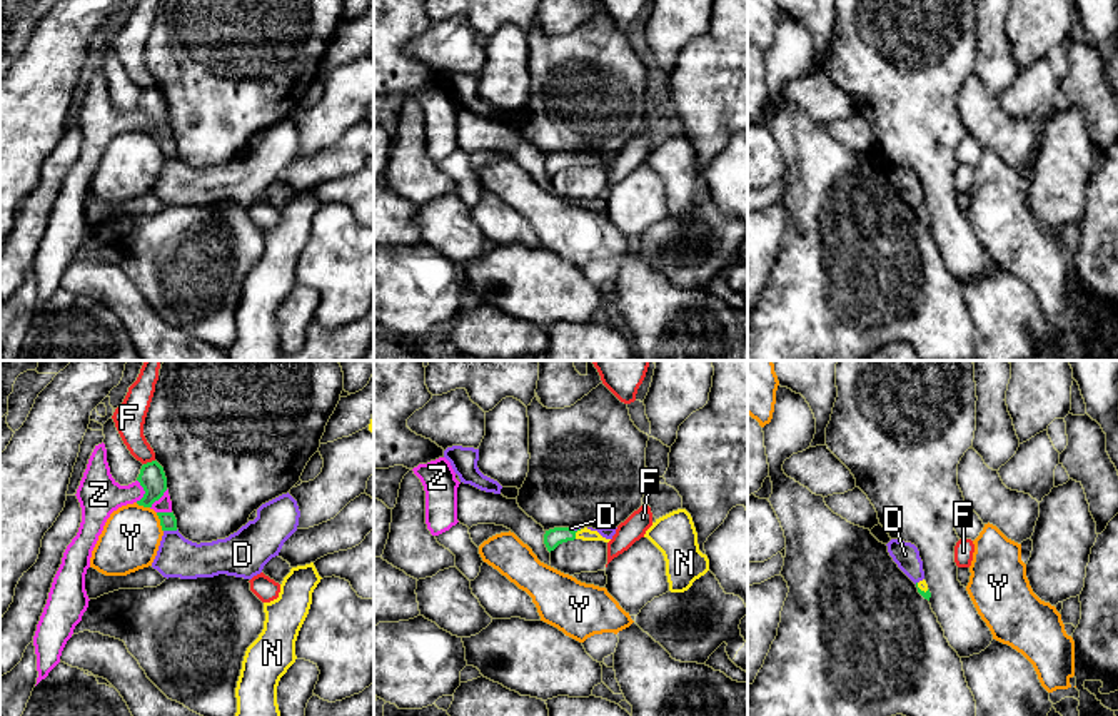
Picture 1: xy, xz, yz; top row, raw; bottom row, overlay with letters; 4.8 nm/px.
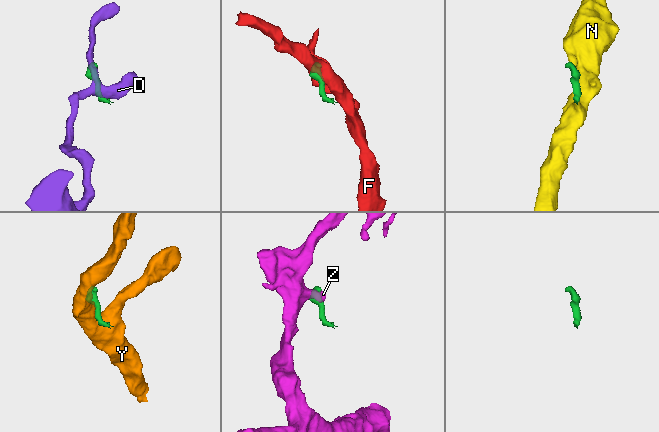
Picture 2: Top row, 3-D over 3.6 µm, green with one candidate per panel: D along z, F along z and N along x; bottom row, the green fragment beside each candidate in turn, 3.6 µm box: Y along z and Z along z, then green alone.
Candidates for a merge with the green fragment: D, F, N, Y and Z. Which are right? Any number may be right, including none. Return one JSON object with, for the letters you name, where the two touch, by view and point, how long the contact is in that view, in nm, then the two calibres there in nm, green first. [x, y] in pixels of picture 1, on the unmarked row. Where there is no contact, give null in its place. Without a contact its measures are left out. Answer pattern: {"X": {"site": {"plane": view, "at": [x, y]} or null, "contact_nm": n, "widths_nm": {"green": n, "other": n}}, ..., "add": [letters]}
{"N": {"site": {"plane": "xz", "at": [576, 157]}, "contact_nm": 60, "widths_nm": {"green": 90, "other": 60}}, "add": ["N"]}

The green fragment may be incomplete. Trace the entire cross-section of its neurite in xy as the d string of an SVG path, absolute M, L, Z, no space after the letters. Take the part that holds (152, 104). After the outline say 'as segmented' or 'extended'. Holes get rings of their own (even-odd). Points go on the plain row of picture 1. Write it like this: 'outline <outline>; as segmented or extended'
outline M157 87L144 90L137 107L145 117L144 124L137 127L138 132L152 134L167 117L167 103L164 93Z; as segmented

